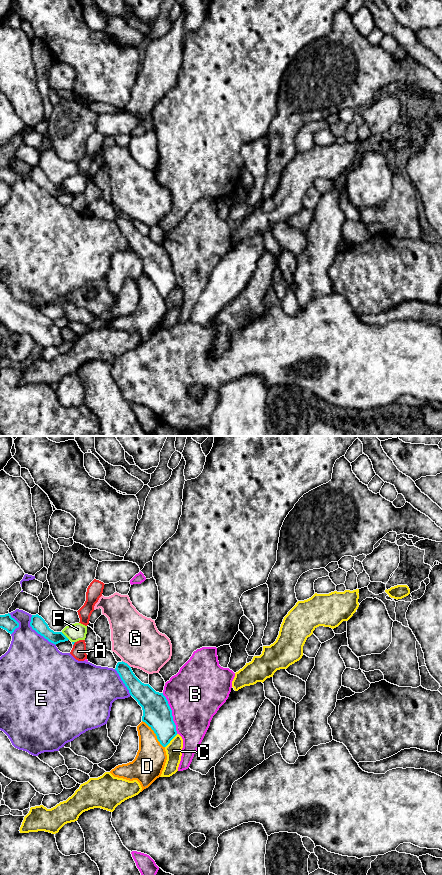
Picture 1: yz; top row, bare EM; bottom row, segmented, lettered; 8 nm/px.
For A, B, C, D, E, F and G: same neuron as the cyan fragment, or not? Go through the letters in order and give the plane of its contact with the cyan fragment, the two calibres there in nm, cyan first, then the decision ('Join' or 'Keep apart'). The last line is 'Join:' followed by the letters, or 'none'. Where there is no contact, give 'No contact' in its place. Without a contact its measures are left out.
A: Touches cyan in yz. Thickness 20 nm (cyan) against 120 nm. Keep apart
B: Touches cyan in yz. Thickness 240 nm (cyan) against 440 nm. Keep apart
C: Touches cyan in yz. Thickness 240 nm (cyan) against 130 nm. Keep apart
D: Touches cyan in yz. Thickness 240 nm (cyan) against 240 nm. Keep apart
E: Touches cyan in yz. Thickness 120 nm (cyan) against 440 nm. Keep apart
F: Touches cyan in yz. Thickness 120 nm (cyan) against 140 nm. Keep apart
G: Touches cyan in yz. Thickness 150 nm (cyan) against 380 nm. Keep apart
Join: none

